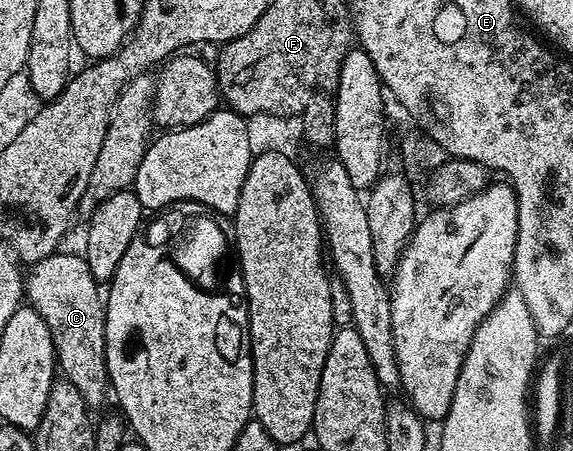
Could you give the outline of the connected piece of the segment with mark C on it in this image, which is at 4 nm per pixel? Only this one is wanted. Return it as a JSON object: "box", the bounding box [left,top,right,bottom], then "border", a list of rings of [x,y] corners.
{"box":[24,251,111,411],"border":[[[57,251],[28,268],[24,278],[24,296],[28,306],[38,311],[49,327],[62,376],[77,387],[88,408],[97,411],[111,393],[105,363],[106,304],[86,258],[82,254],[63,252]]]}

